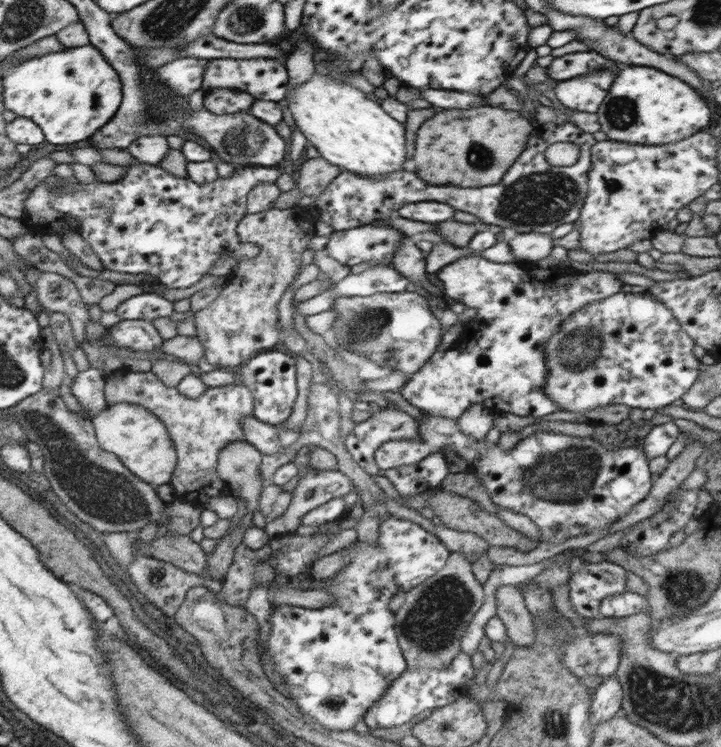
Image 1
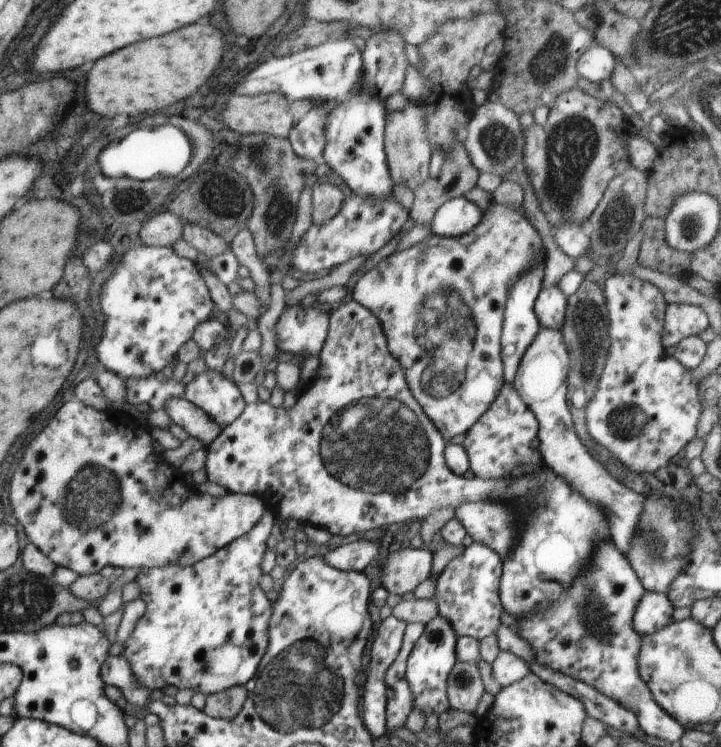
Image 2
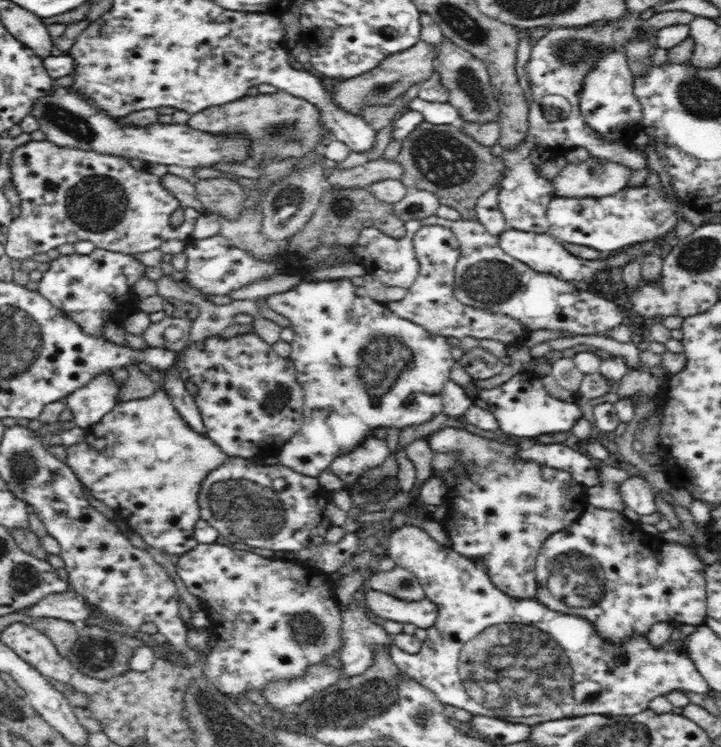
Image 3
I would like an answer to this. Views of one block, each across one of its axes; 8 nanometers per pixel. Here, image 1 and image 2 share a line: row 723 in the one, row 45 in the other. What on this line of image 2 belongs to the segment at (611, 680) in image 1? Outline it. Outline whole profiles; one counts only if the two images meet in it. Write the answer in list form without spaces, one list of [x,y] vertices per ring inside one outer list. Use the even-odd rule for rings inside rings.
[[[596,41],[580,58],[577,63],[577,72],[580,77],[592,82],[609,82],[611,75],[618,64],[616,58],[610,54],[608,48],[602,48]]]

